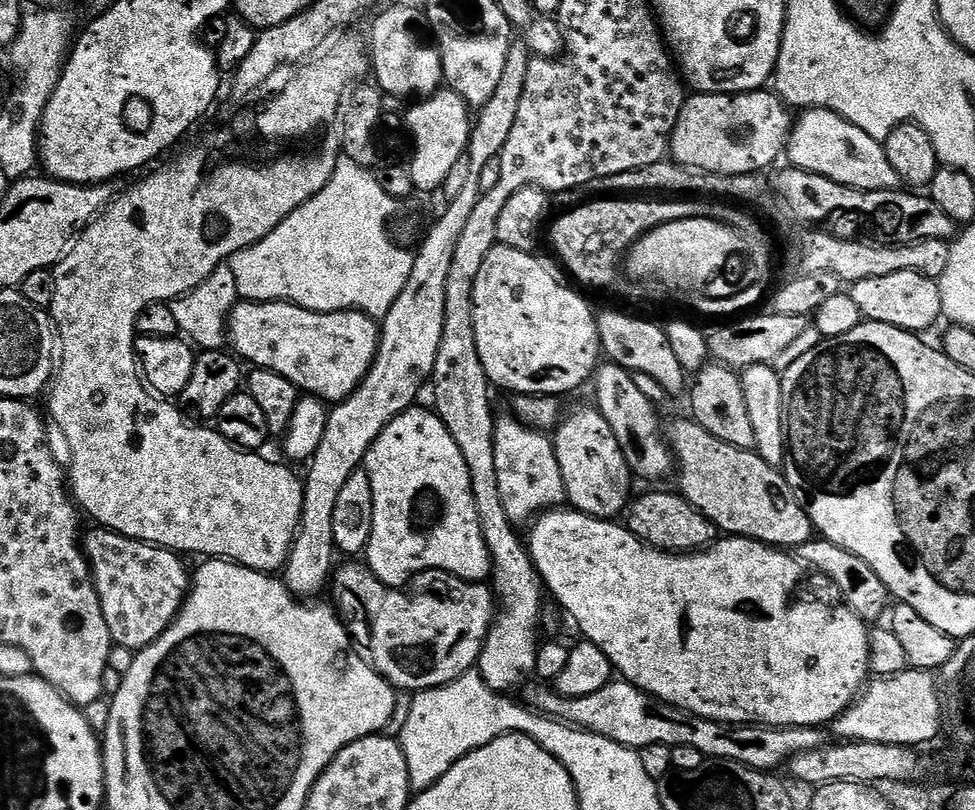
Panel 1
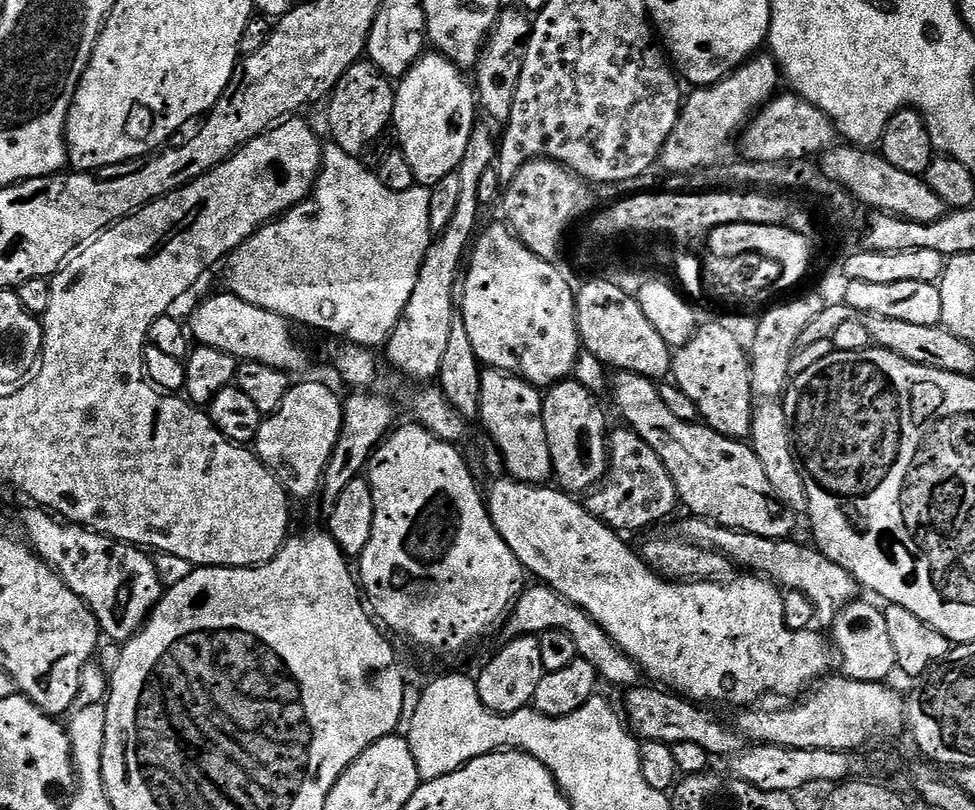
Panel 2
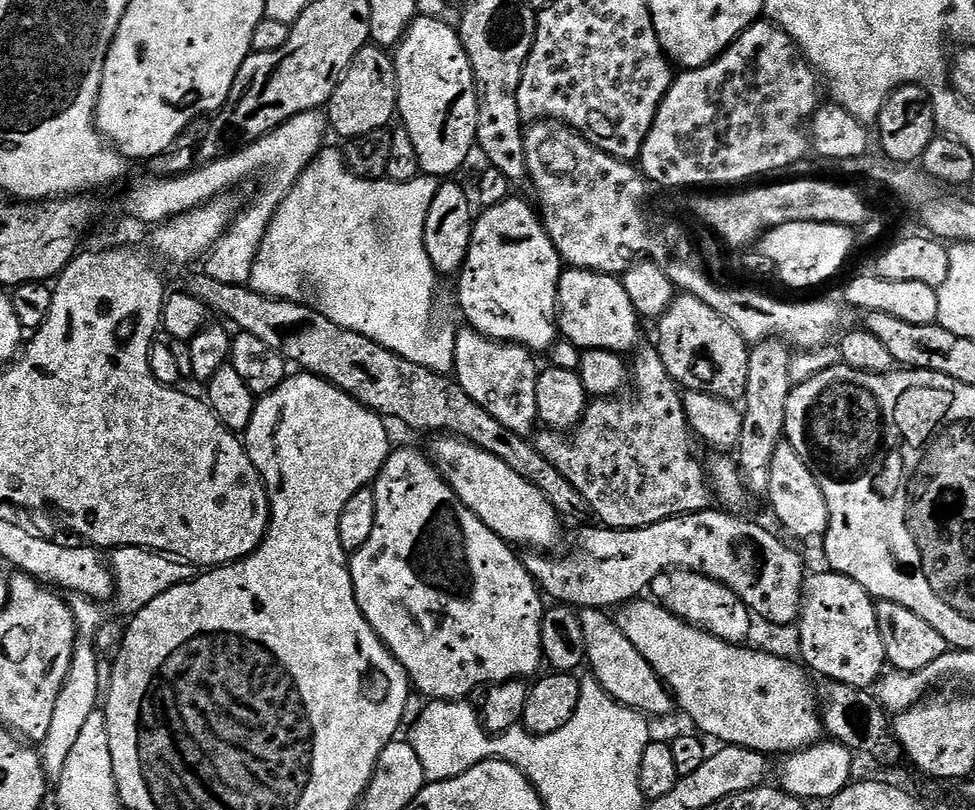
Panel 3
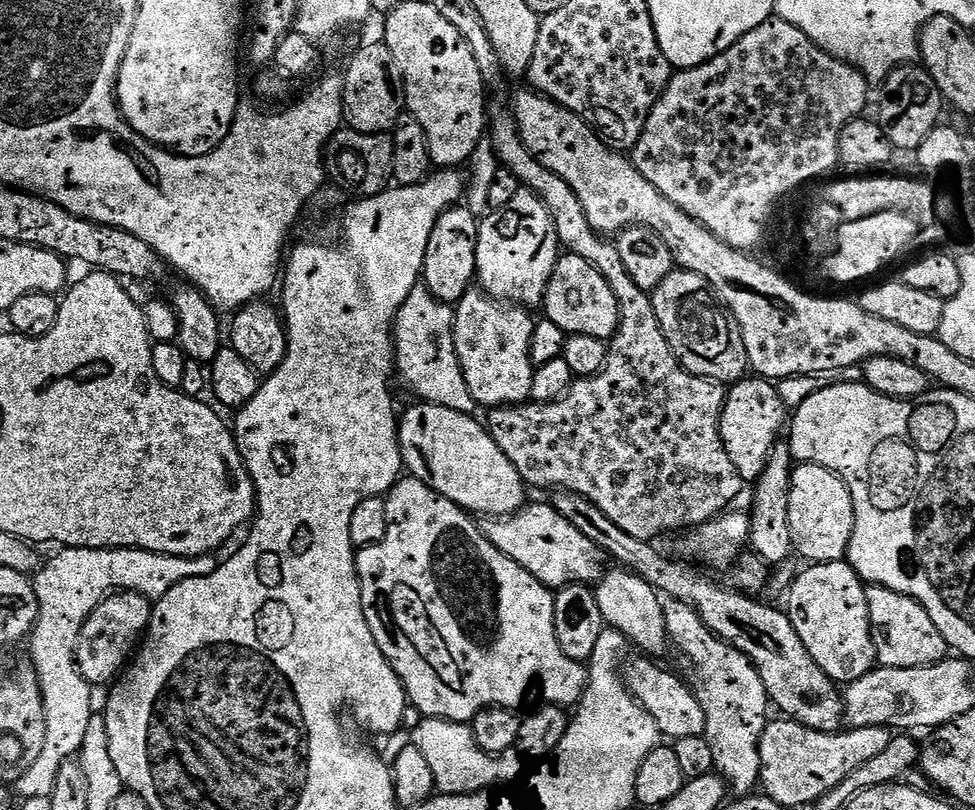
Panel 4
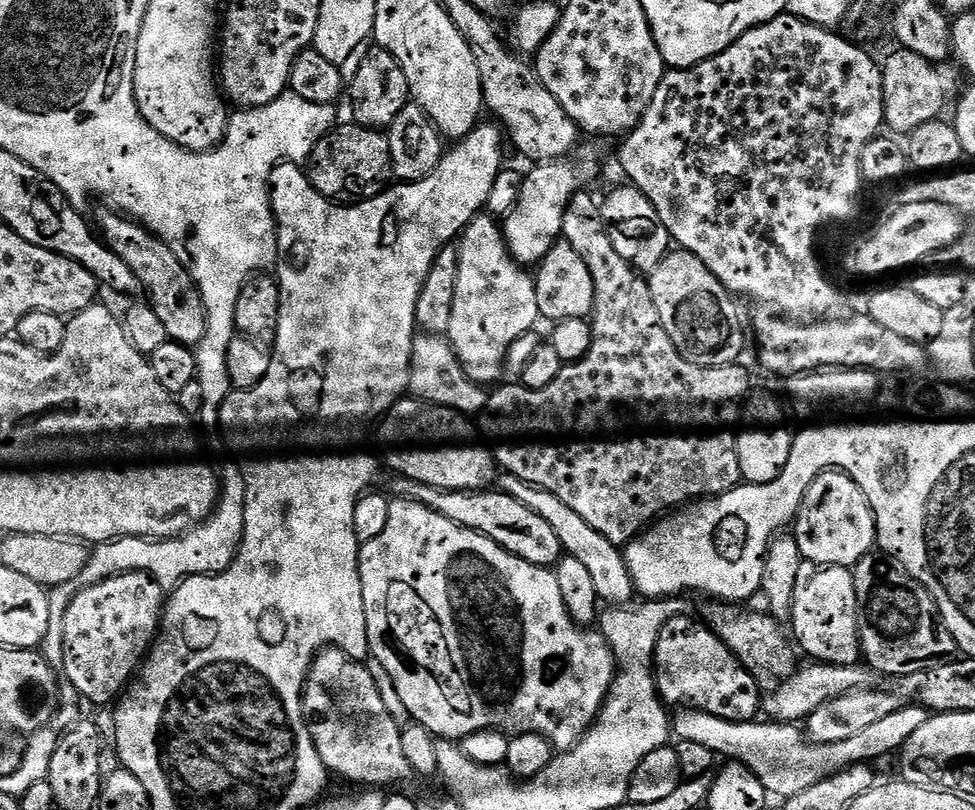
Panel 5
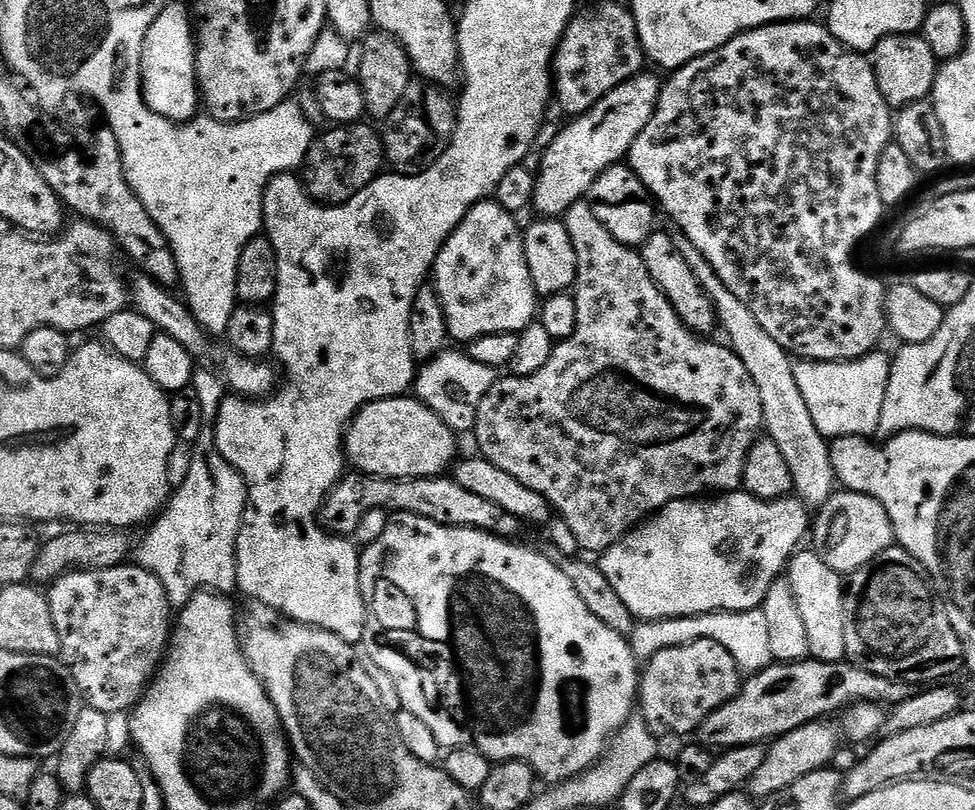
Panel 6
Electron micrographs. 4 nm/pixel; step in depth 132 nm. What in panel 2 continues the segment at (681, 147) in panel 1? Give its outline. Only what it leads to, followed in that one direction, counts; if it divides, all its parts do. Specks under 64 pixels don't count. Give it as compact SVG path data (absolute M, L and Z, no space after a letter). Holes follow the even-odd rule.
M784 95L769 100L743 129L738 140L739 147L744 147L743 159L758 162L807 160L833 147L835 140L832 139L837 139L838 133L828 115L801 96Z

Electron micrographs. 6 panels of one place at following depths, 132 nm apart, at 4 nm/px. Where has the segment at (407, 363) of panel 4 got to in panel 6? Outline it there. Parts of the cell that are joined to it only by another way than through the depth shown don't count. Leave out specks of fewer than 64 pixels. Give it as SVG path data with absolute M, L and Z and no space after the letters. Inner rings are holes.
M445 350L433 360L427 361L417 371L414 381L415 399L421 400L427 408L434 410L446 422L446 426L457 434L471 433L476 427L478 406L482 398L496 385L497 369L474 364L463 351Z

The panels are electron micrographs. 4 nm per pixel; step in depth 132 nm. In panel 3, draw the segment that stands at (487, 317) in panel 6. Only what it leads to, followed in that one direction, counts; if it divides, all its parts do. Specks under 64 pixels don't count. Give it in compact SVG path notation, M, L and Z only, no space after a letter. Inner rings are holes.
M461 327L456 334L456 383L486 410L494 414L502 426L514 430L520 436L528 436L537 427L538 414L538 367L533 353L517 344L502 344L475 332L473 328Z

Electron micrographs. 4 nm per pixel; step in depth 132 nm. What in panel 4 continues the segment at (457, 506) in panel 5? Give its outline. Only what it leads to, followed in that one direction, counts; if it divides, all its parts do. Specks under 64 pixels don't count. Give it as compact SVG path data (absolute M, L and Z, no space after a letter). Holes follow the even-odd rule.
M528 502L513 516L485 519L482 531L493 546L506 554L506 558L518 562L522 570L534 574L538 582L553 590L568 588L572 584L595 585L606 571L604 551L594 546L582 530L574 530L574 526L548 502Z

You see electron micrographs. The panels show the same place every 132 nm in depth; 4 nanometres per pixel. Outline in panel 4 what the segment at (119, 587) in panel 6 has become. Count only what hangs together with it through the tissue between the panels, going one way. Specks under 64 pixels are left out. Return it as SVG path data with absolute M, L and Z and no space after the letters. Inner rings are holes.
M116 592L105 596L86 618L76 643L76 665L88 684L111 685L131 661L152 617L153 601L137 592Z

